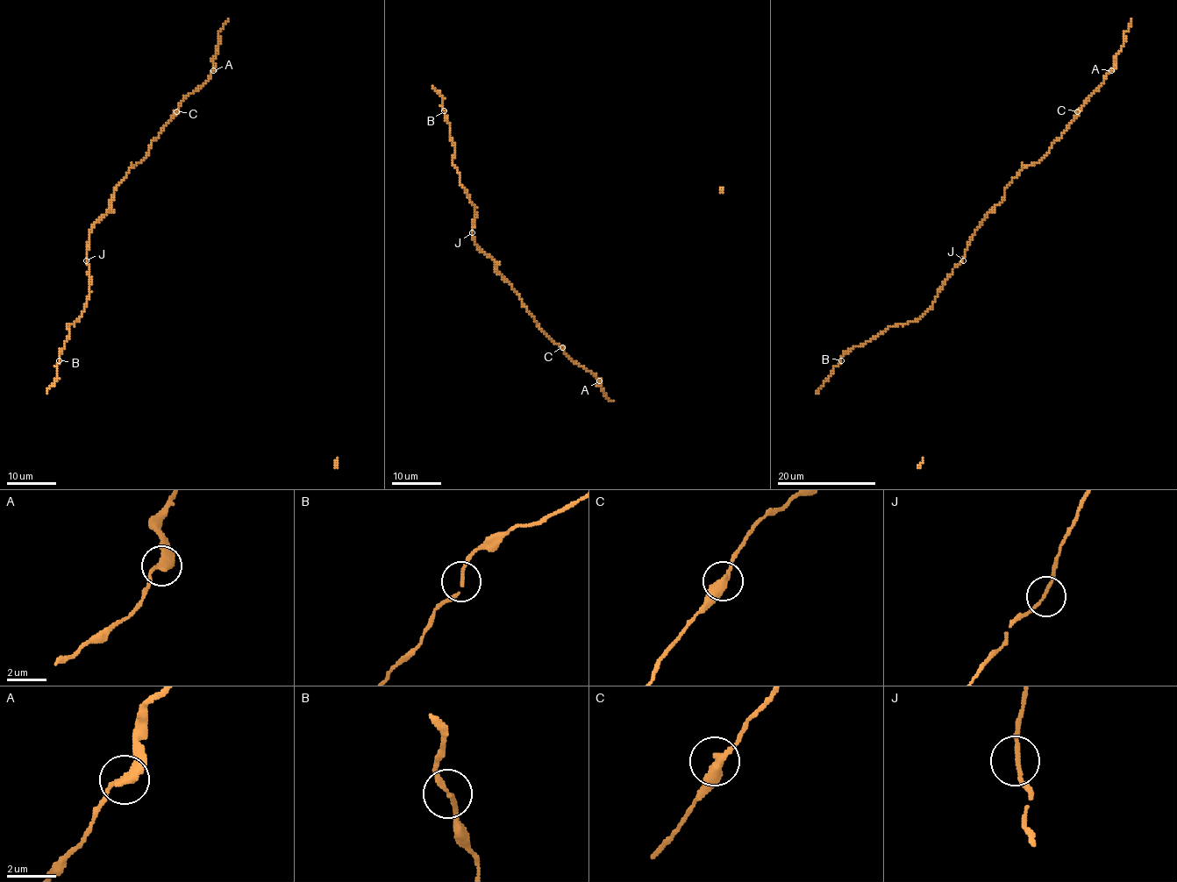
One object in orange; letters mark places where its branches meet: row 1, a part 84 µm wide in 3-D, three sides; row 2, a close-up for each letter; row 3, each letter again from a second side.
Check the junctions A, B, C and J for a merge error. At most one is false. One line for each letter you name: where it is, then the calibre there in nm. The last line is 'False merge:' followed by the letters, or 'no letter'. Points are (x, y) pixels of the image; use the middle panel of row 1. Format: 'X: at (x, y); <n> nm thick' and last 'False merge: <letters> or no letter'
A: at (599, 380); 360 nm thick
False merge: A

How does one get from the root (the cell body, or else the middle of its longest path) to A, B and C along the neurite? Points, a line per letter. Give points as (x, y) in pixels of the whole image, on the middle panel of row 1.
A: (473, 231), (476, 246), (496, 262), (496, 271), (514, 288), (539, 328), (571, 359), (599, 380)
B: (473, 231), (475, 208), (460, 183), (460, 174), (452, 163), (454, 144), (444, 111)
C: (473, 231), (476, 246), (496, 262), (496, 271), (514, 288), (535, 322), (562, 347)

